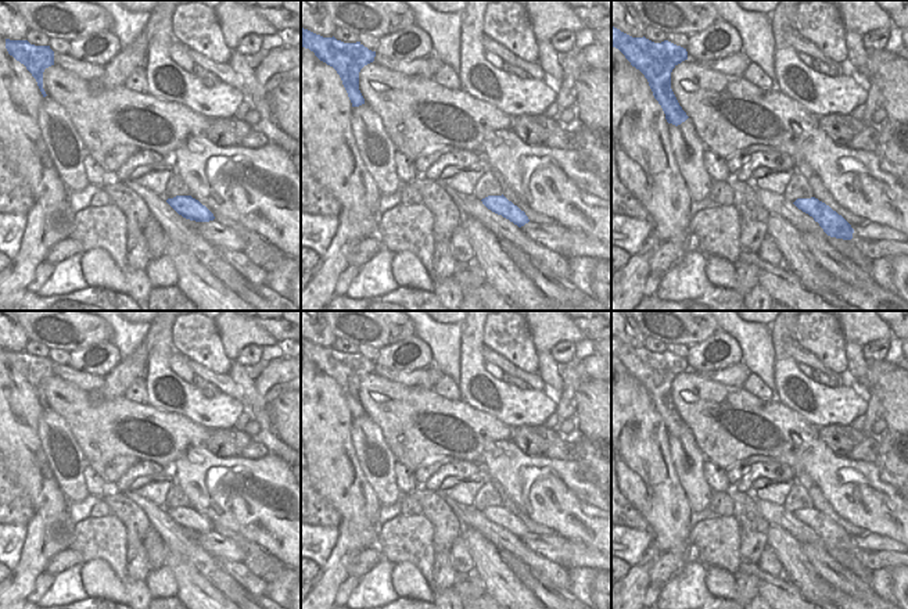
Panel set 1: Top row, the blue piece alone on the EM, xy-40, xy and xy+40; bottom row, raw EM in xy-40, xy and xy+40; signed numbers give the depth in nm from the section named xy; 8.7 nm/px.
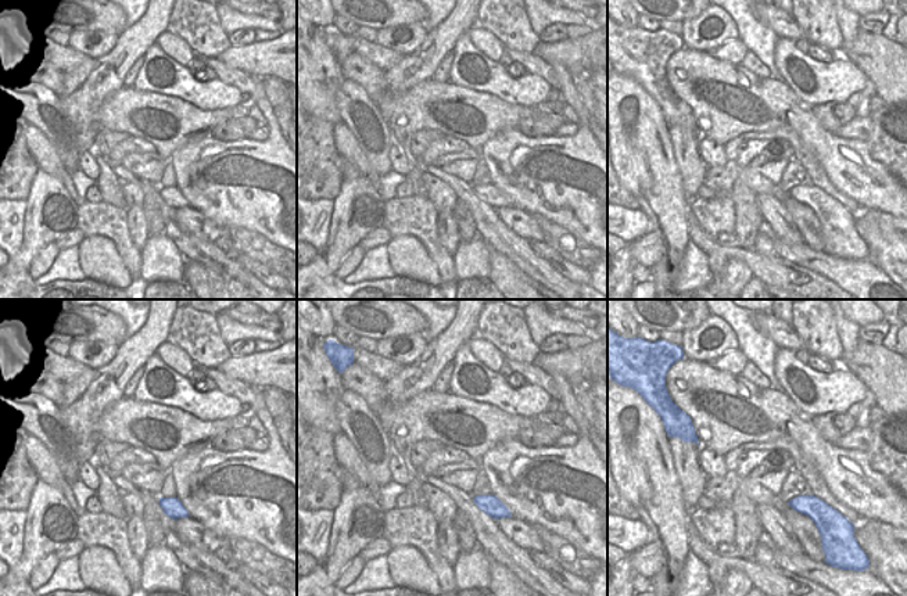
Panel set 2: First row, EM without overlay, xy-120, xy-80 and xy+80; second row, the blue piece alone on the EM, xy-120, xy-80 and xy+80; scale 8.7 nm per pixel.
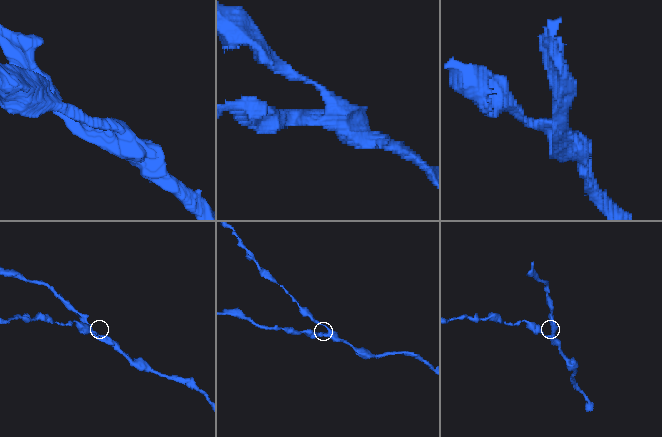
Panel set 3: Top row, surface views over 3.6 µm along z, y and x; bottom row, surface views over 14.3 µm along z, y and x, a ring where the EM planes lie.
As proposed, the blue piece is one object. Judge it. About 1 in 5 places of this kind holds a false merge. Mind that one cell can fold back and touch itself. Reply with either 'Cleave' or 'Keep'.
Keep.

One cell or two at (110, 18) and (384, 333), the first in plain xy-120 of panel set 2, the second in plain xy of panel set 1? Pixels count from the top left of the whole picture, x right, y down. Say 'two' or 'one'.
one

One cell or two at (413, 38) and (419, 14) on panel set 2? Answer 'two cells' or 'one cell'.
two cells

